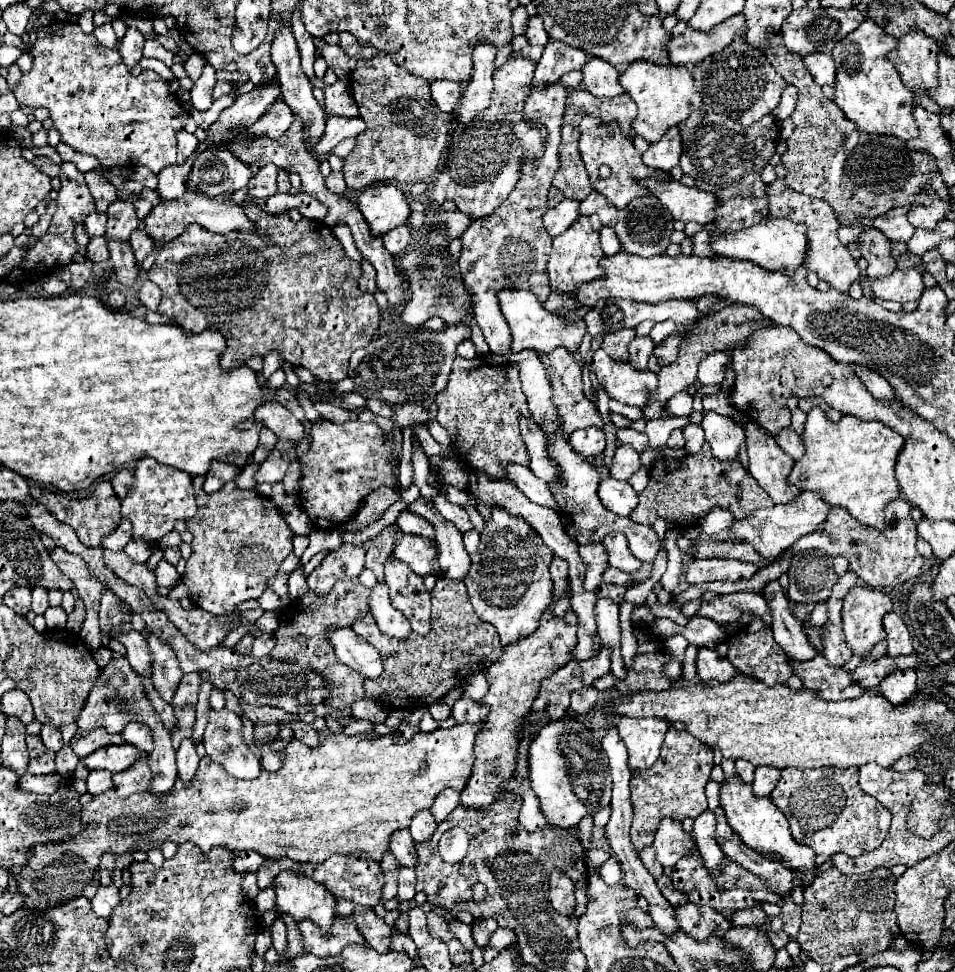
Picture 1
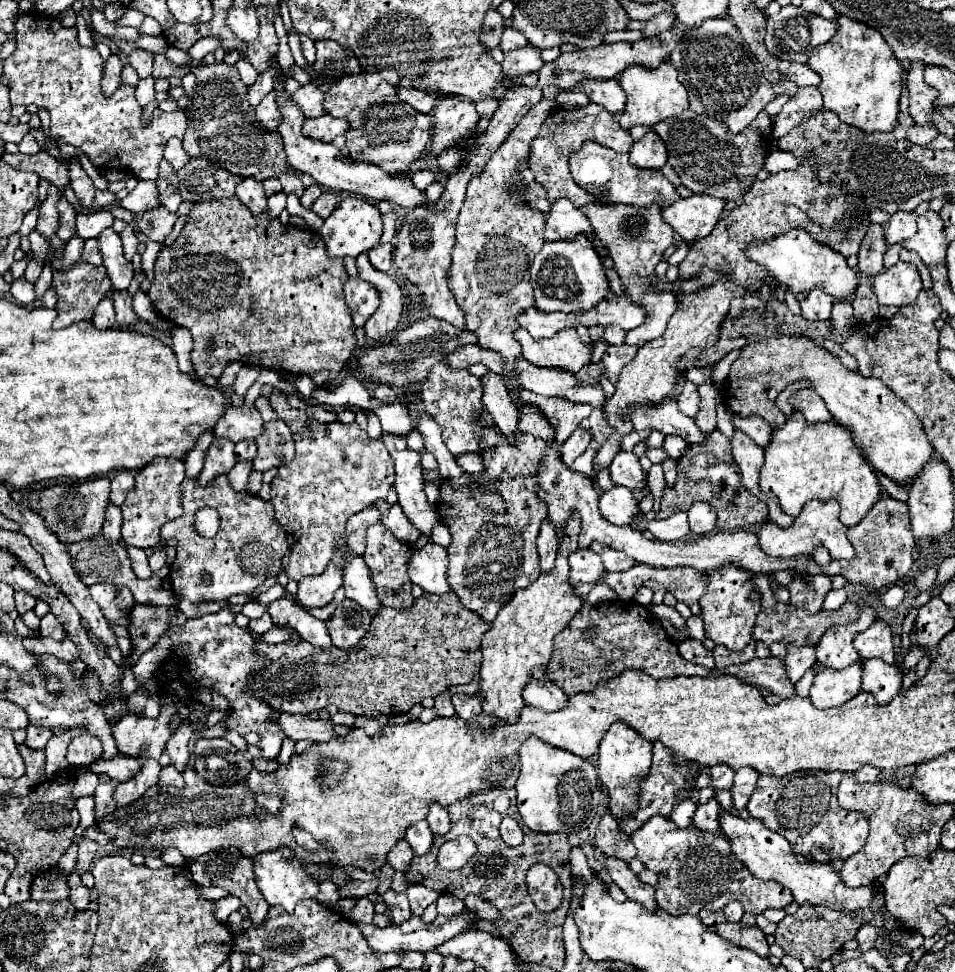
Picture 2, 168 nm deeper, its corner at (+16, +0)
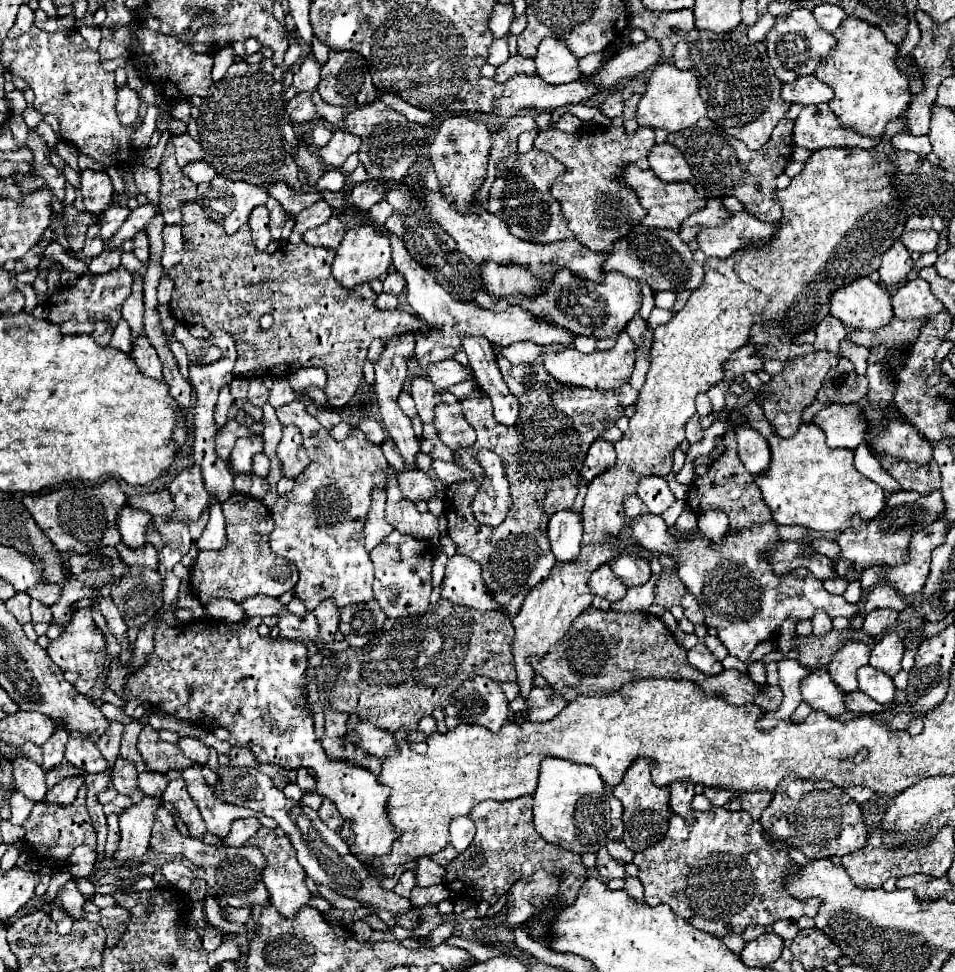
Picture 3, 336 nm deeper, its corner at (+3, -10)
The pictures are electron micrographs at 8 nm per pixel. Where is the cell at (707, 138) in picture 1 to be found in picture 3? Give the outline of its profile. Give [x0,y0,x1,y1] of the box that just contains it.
[667,118,793,222]

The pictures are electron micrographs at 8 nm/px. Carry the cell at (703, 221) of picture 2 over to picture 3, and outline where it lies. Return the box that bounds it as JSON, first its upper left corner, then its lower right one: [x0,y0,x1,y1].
[697,212,775,258]

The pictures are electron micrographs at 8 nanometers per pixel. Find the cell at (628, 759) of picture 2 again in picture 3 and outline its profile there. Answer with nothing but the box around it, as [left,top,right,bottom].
[613,758,671,852]

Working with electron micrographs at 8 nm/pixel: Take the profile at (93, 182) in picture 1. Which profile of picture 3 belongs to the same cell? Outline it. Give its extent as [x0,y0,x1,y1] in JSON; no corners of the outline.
[81,168,113,216]

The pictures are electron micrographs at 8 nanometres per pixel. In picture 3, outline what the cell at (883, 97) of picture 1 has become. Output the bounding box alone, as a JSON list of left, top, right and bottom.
[815,18,911,138]

